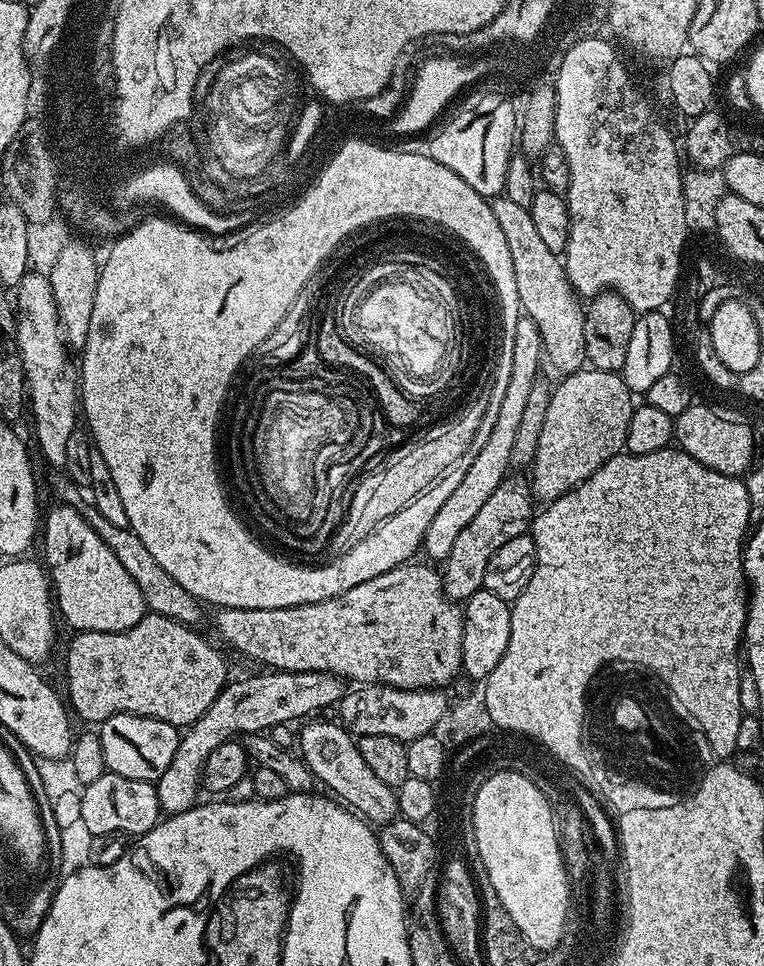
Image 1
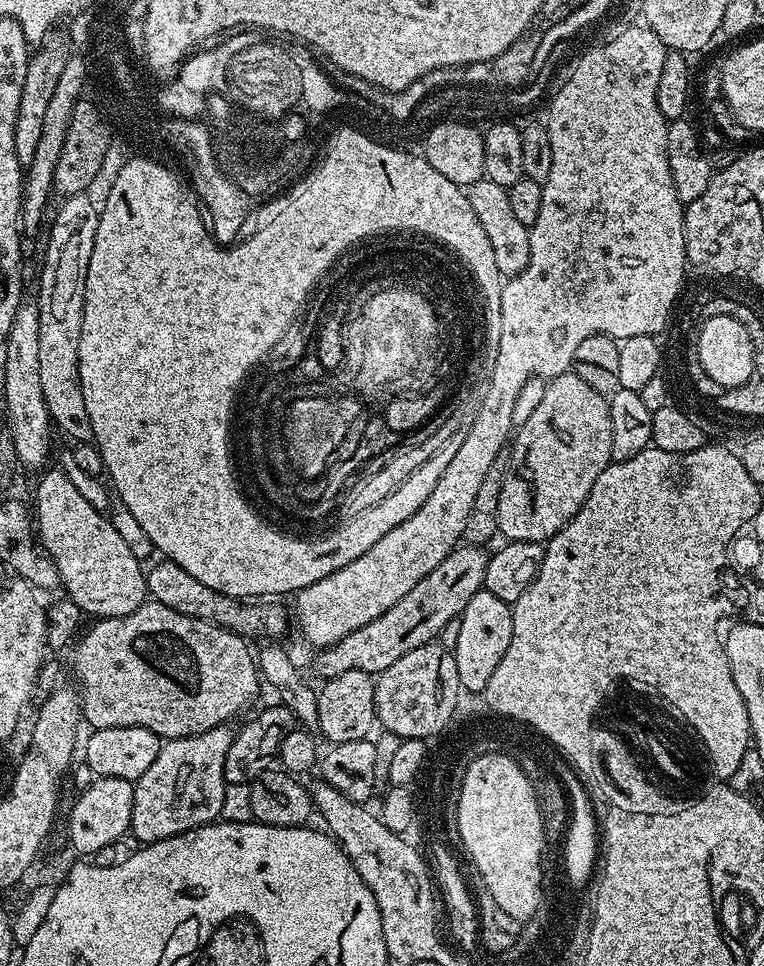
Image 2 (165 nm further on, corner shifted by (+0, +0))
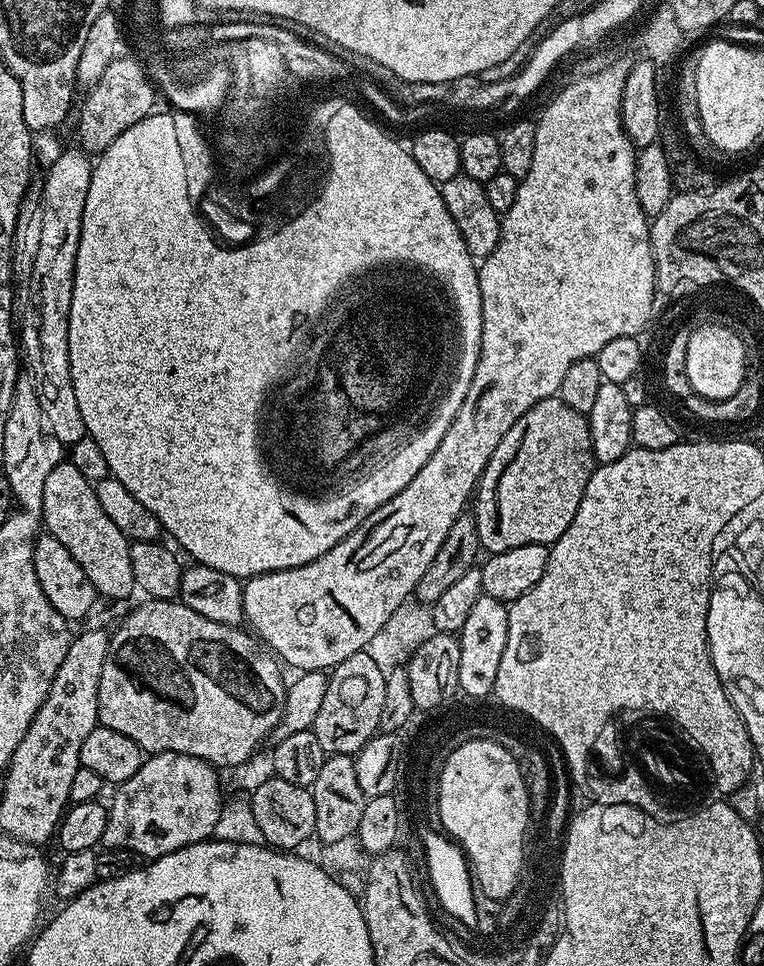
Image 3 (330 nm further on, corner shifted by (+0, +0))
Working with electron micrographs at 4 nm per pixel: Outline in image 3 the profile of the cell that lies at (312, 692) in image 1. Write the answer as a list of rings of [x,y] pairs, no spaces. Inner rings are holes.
[[[157,752],[149,755],[140,768],[128,780],[123,780],[115,789],[112,804],[107,805],[108,817],[102,844],[104,848],[125,848],[140,858],[165,856],[182,846],[197,844],[209,839],[218,826],[220,800],[220,776],[213,765],[202,758],[177,752]]]

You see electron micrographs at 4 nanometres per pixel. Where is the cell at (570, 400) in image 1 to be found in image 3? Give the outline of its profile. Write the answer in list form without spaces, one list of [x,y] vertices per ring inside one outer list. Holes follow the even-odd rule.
[[[559,395],[546,398],[526,410],[526,414],[522,414],[522,418],[518,418],[518,422],[510,426],[506,438],[498,442],[498,450],[494,450],[486,470],[480,475],[479,484],[476,485],[474,515],[481,549],[491,554],[527,544],[551,546],[574,522],[574,514],[578,514],[578,502],[582,502],[586,482],[590,482],[597,467],[585,413],[570,410],[570,406],[566,406]]]

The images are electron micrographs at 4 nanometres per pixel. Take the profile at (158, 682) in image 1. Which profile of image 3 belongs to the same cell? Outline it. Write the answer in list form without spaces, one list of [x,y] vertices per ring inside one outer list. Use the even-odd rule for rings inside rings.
[[[148,598],[143,602],[145,604],[138,605],[117,626],[116,633],[113,631],[109,635],[106,658],[102,662],[102,678],[98,686],[99,723],[110,730],[118,730],[118,734],[126,734],[126,738],[130,738],[130,742],[134,742],[145,754],[157,752],[190,754],[194,758],[202,758],[220,770],[236,768],[239,764],[246,763],[255,754],[256,747],[264,739],[267,741],[271,737],[272,731],[278,726],[284,713],[286,679],[284,680],[283,674],[280,673],[281,665],[278,663],[277,657],[255,635],[249,634],[243,627],[222,622],[210,622],[210,618],[202,618],[202,614],[190,610],[190,606],[180,603],[179,599],[153,600]]]

